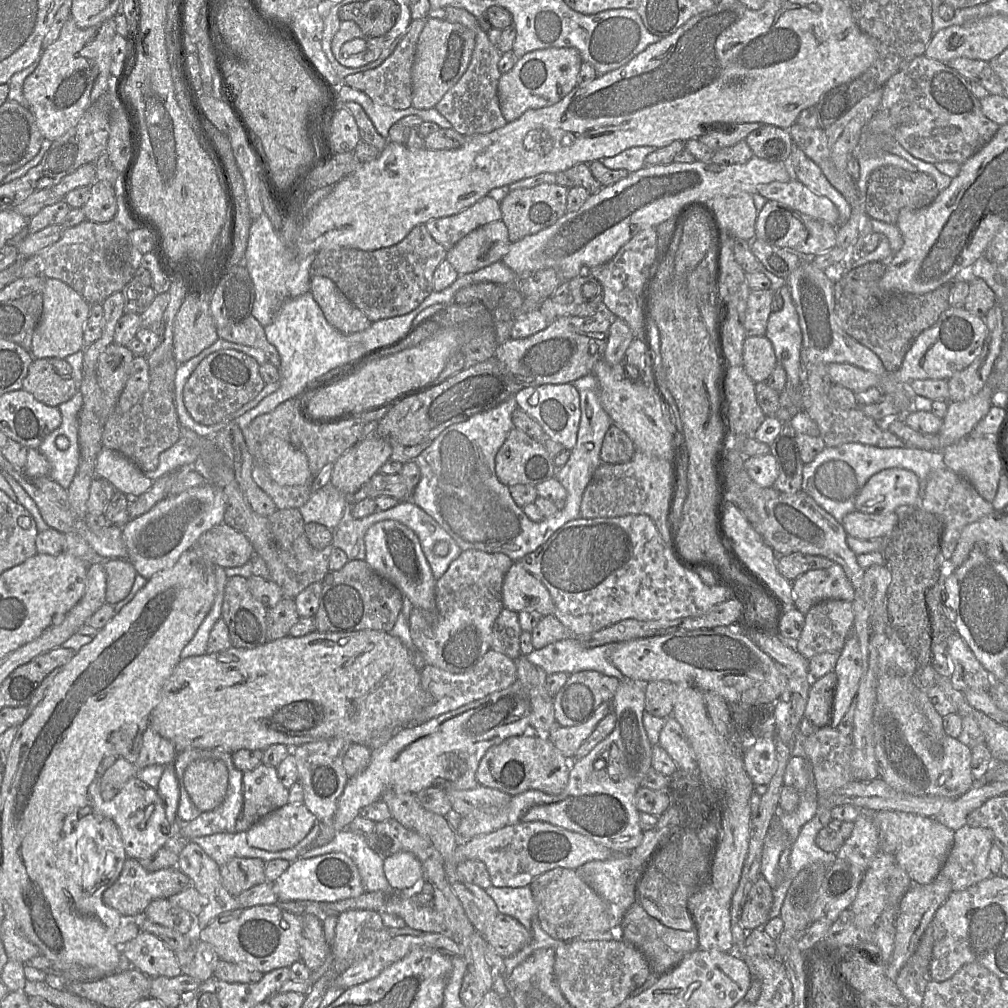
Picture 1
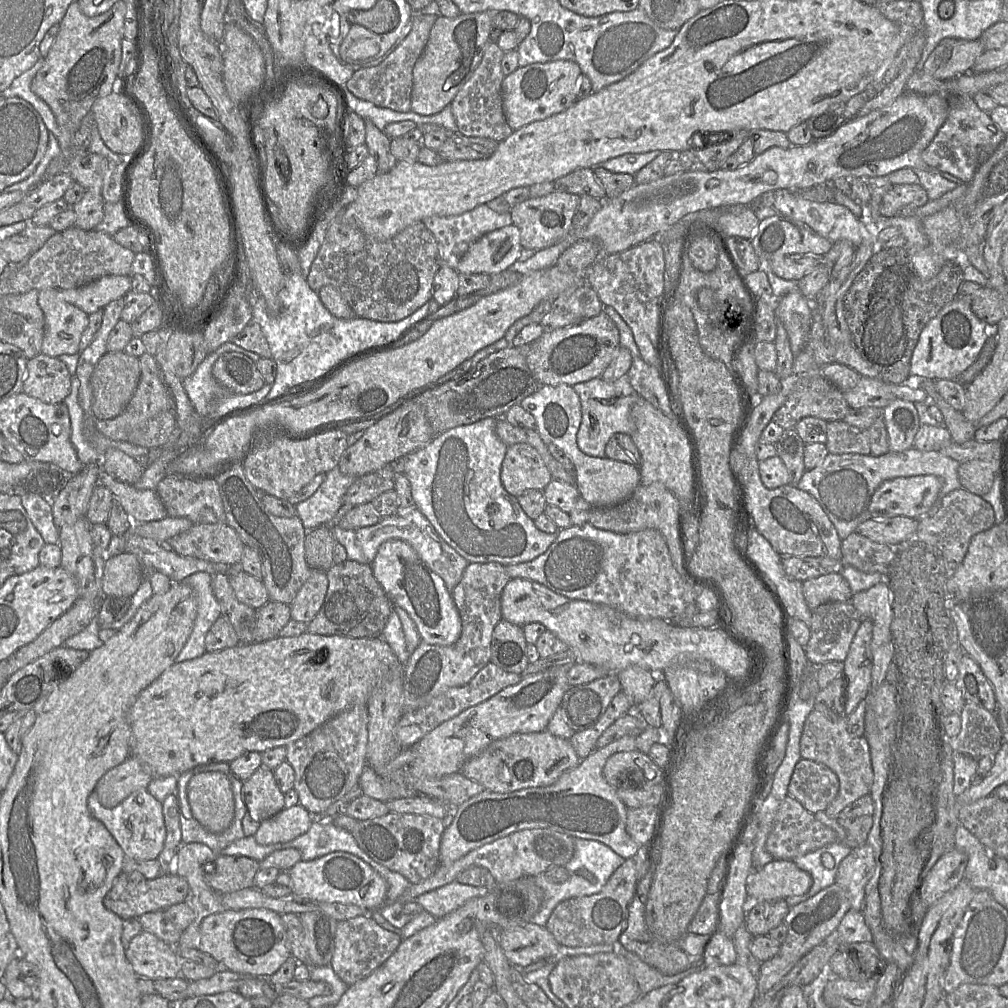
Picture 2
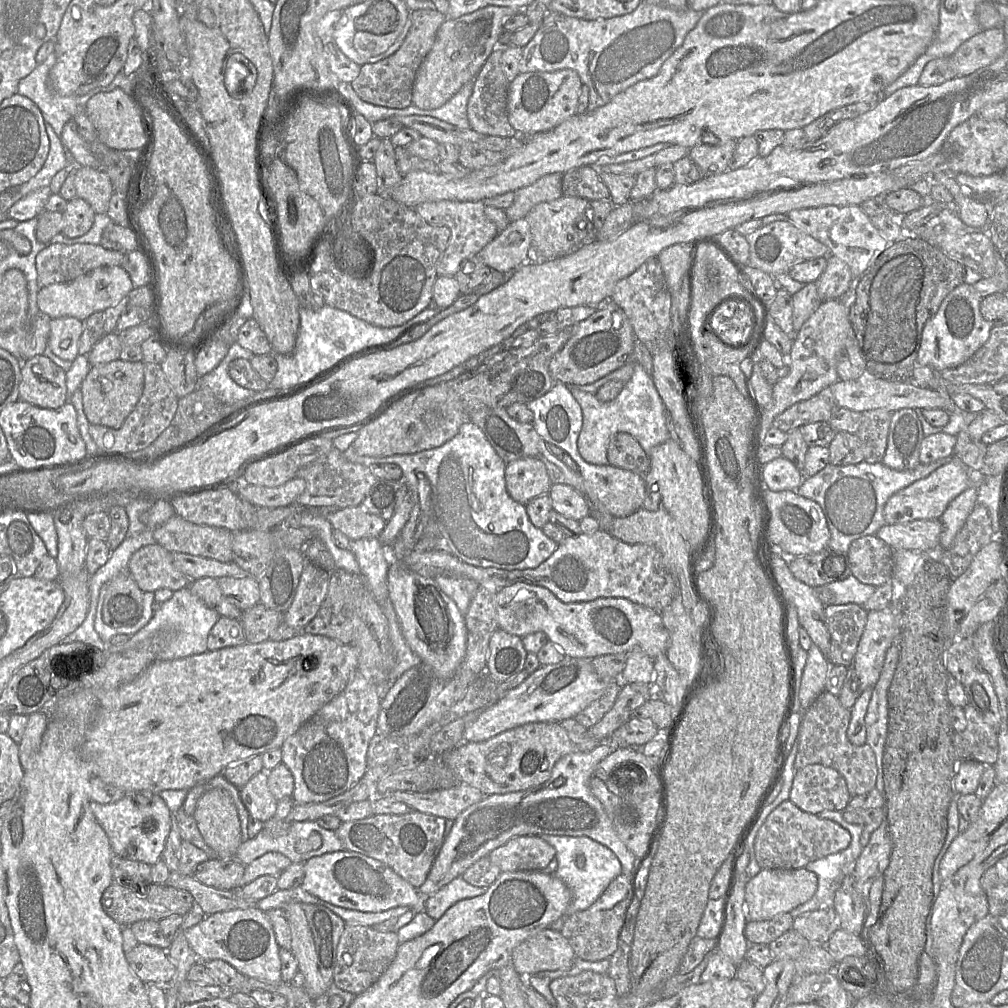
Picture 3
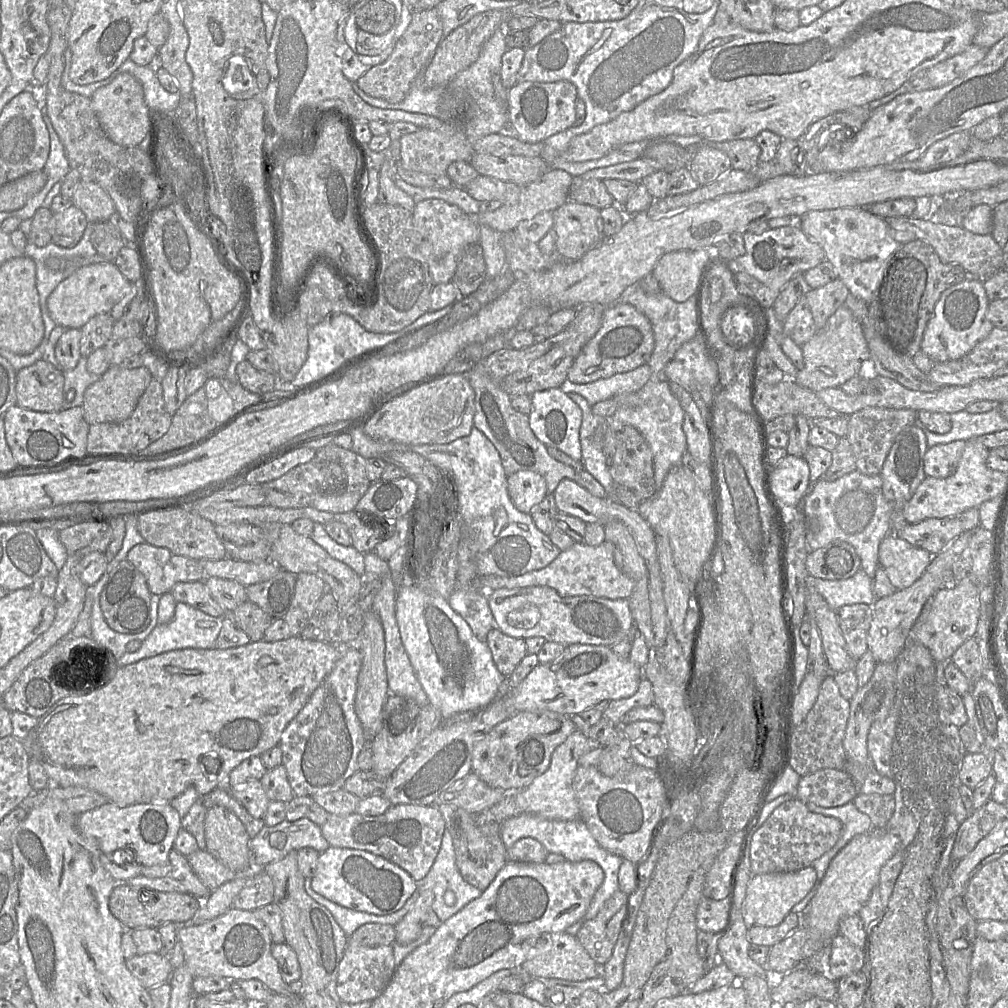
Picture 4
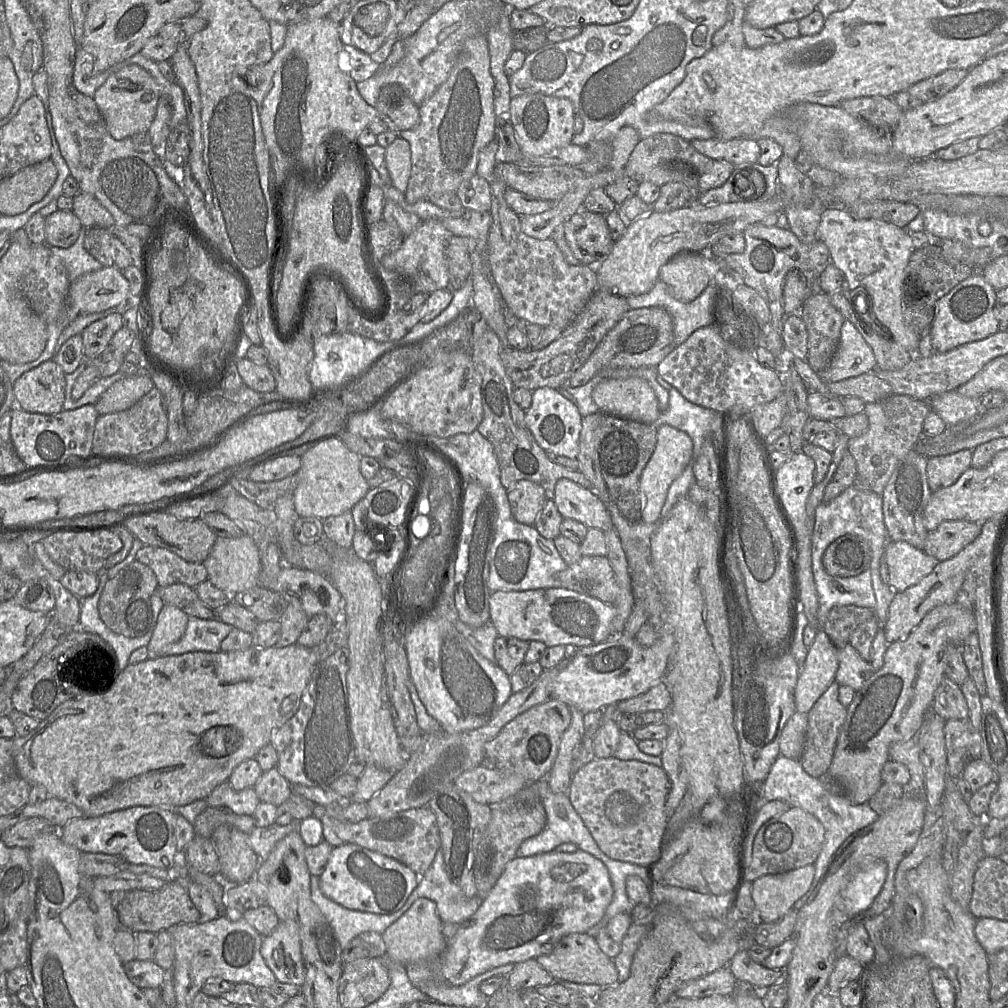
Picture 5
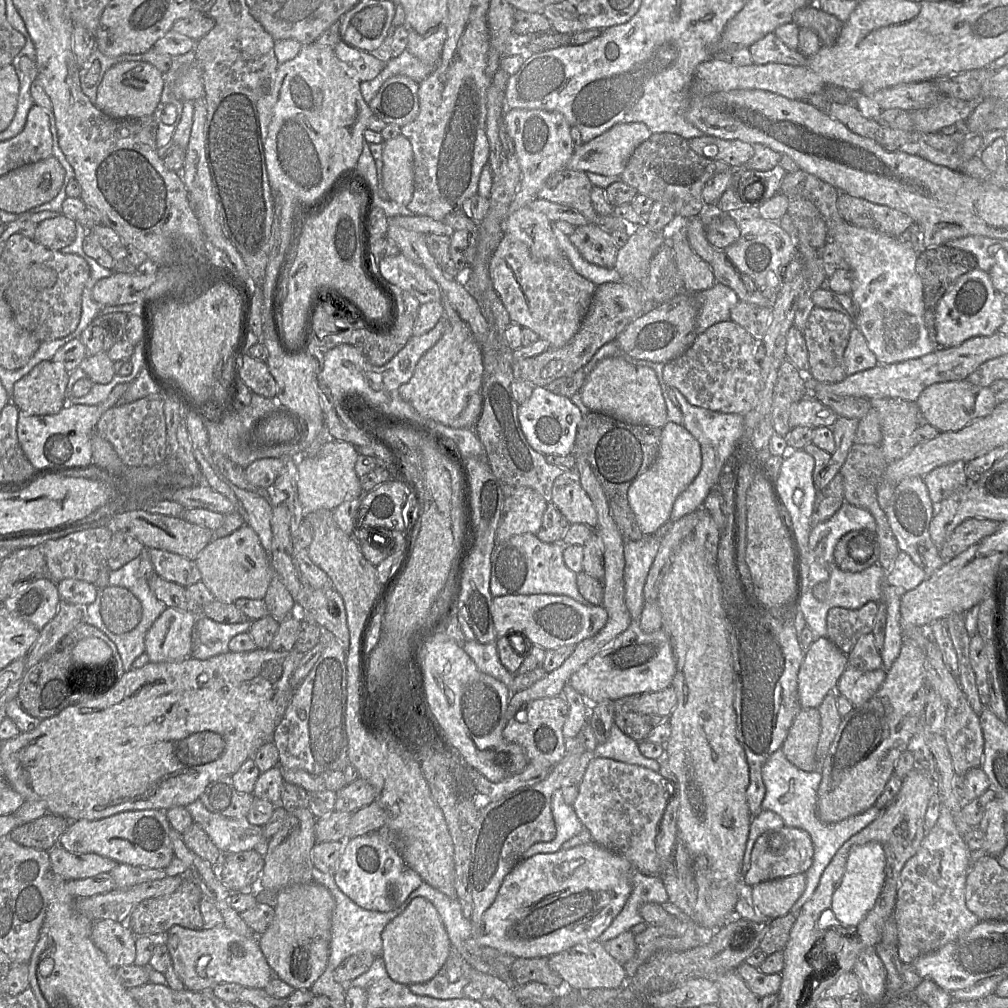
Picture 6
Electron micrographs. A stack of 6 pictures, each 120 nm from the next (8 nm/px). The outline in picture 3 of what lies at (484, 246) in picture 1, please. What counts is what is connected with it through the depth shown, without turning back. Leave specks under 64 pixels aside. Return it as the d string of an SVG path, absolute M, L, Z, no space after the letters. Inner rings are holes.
M523 218L510 222L477 256L491 270L506 272L519 268L531 246L530 226Z

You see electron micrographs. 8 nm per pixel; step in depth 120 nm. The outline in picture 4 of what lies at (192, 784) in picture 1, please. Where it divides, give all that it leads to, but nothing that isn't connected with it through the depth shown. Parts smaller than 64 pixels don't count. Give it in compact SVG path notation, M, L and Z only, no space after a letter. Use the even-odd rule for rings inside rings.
M213 806L204 819L206 850L233 872L252 865L250 837L245 825L228 808Z

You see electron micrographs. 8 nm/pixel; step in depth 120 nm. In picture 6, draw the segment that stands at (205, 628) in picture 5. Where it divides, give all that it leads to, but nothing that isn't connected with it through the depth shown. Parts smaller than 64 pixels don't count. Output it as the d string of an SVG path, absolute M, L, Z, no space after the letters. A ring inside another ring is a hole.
M198 614L192 632L191 657L205 660L229 651L229 641L237 634L247 632L252 620L224 624Z

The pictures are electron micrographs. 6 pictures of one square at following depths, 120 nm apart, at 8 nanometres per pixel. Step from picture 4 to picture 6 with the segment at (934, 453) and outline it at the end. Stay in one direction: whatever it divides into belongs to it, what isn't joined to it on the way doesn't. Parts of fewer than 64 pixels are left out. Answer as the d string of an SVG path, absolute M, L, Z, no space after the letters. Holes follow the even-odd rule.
M957 461L937 467L923 477L929 497L935 506L968 482L965 466L965 462Z

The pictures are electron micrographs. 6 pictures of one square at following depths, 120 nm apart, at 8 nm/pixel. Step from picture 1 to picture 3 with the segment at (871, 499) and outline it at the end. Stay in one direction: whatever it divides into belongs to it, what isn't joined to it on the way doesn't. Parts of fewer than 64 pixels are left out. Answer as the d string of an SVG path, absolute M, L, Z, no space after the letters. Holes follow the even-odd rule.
M952 455L952 459L950 460L950 462L948 462L947 464L943 465L942 467L936 469L935 471L933 471L931 474L929 474L927 477L920 479L914 483L912 483L911 485L901 489L900 491L898 491L897 493L895 493L894 495L892 495L888 501L886 502L885 506L884 506L884 519L886 521L886 524L889 525L895 525L895 524L904 524L904 523L908 523L911 521L915 521L915 520L931 520L931 519L939 519L942 514L944 513L944 511L946 510L947 506L949 505L949 503L954 500L958 495L960 495L962 492L964 492L965 490L967 490L968 488L970 488L973 485L977 485L977 490L978 490L978 485L981 481L981 479L983 478L983 476L979 476L976 473L971 473L971 469L969 469L966 465L964 465L964 463L956 456Z

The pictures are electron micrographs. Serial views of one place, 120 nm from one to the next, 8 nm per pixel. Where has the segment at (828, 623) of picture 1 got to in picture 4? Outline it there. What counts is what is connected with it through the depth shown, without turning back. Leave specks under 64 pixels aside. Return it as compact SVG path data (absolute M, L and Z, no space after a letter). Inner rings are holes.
M845 605L836 611L836 615L848 653L853 659L858 660L868 650L867 634L872 621L871 606Z

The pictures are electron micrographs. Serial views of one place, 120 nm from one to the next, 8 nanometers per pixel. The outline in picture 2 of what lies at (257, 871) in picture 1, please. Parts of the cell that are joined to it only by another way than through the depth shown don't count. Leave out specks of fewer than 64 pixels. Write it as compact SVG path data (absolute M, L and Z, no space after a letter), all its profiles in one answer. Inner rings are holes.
M219 854L214 864L216 867L212 870L212 874L208 875L210 871L207 871L207 865L204 867L204 874L206 872L206 881L208 885L219 894L233 893L253 887L255 875L260 870L259 862L246 856Z

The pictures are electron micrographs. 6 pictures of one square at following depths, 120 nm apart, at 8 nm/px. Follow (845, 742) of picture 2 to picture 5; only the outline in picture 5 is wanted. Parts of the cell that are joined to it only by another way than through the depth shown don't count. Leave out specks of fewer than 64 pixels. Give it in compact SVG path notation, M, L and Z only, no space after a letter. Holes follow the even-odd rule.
M834 681L808 713L805 748L800 763L813 778L828 774L837 738L847 708L838 698L839 684Z

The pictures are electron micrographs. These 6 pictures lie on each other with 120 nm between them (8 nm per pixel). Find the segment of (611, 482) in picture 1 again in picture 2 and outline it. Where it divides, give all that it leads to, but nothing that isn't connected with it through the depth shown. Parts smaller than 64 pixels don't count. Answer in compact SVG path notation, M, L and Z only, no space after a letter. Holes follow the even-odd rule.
M661 483L640 484L633 494L620 504L589 509L588 523L594 527L620 534L655 529L664 537L675 569L685 578L684 551L681 535L683 518L680 504L674 494Z

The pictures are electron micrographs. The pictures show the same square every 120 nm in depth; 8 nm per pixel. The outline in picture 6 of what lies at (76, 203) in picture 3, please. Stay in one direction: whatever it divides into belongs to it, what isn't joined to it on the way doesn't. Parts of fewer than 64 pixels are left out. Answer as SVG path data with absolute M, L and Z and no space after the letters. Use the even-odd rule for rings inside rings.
M59 213L37 224L34 240L50 250L60 251L75 240L76 225L75 219Z

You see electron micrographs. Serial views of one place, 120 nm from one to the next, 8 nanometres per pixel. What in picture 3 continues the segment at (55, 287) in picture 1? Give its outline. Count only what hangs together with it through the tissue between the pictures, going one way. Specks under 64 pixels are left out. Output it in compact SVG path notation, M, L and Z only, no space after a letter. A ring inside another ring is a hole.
M74 317L50 319L47 346L57 357L73 362L78 356L83 321Z

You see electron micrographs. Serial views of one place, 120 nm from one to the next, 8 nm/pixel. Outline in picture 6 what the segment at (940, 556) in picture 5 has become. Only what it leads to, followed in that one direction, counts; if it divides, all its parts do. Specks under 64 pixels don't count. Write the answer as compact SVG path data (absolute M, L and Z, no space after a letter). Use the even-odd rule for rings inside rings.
M966 519L955 528L947 541L939 549L941 558L950 560L956 557L970 546L994 534L999 524L998 522L987 519Z

